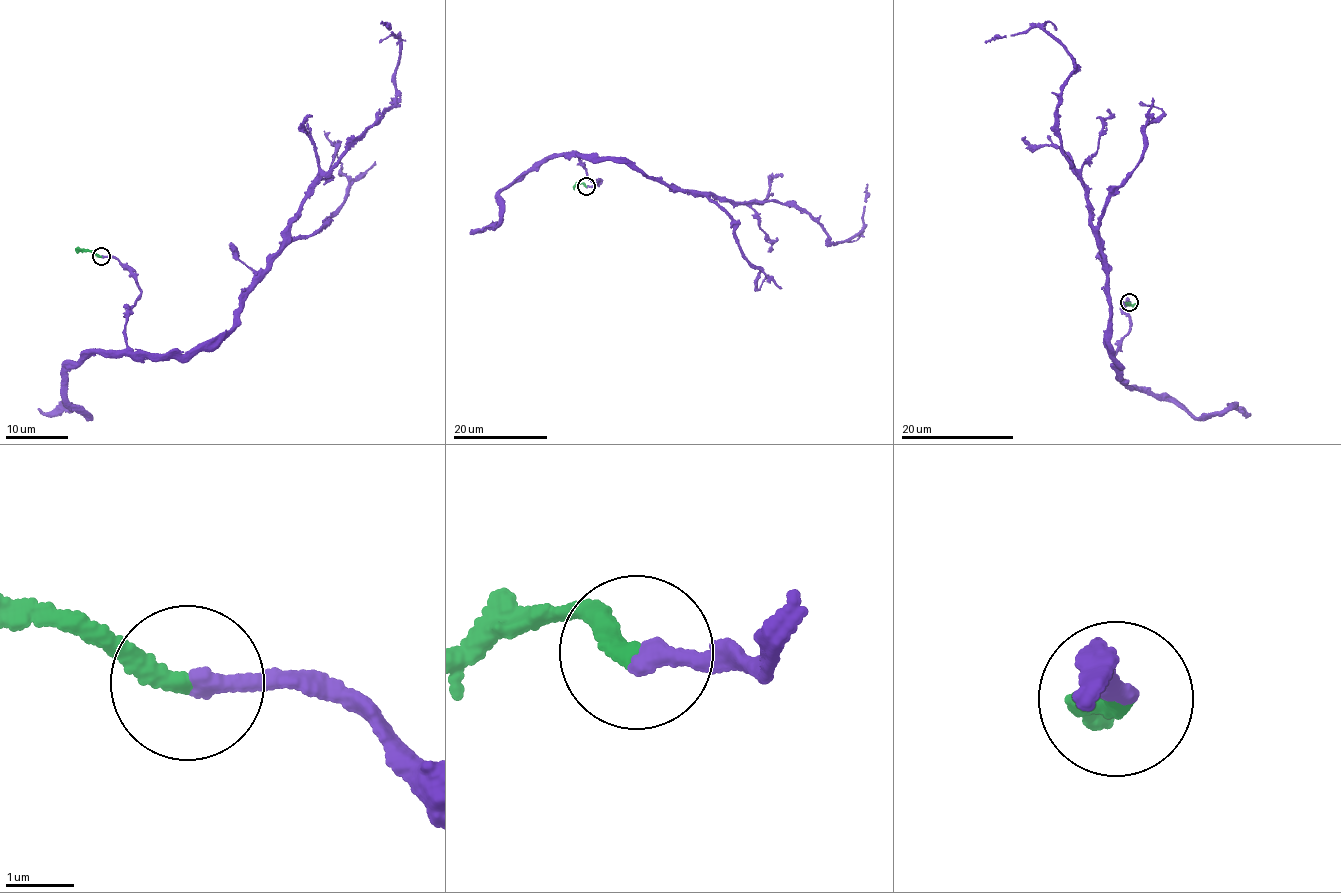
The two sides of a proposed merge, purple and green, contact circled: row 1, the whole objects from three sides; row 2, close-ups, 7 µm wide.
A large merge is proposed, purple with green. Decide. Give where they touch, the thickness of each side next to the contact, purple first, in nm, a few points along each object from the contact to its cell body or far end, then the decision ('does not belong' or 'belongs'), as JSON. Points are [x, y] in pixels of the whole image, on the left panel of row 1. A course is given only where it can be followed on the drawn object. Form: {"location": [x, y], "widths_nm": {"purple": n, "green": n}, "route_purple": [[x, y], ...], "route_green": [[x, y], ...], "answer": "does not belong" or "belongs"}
{"location": [101, 256], "widths_nm": {"purple": 280, "green": 240}, "route_purple": [[101, 257], [140, 291], [135, 352], [185, 352], [233, 327], [289, 222], [394, 105], [400, 37], [383, 23]], "route_green": [[101, 257], [87, 250], [76, 250]], "answer": "belongs"}

